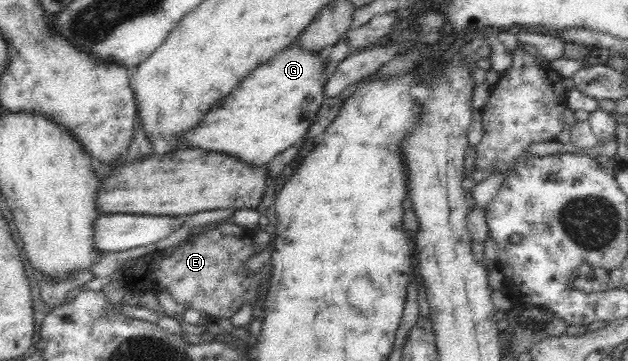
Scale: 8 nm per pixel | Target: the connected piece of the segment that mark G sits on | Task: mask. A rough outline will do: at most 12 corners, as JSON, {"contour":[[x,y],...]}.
{"contour":[[293,41],[180,141],[255,167],[307,133],[328,49]]}

